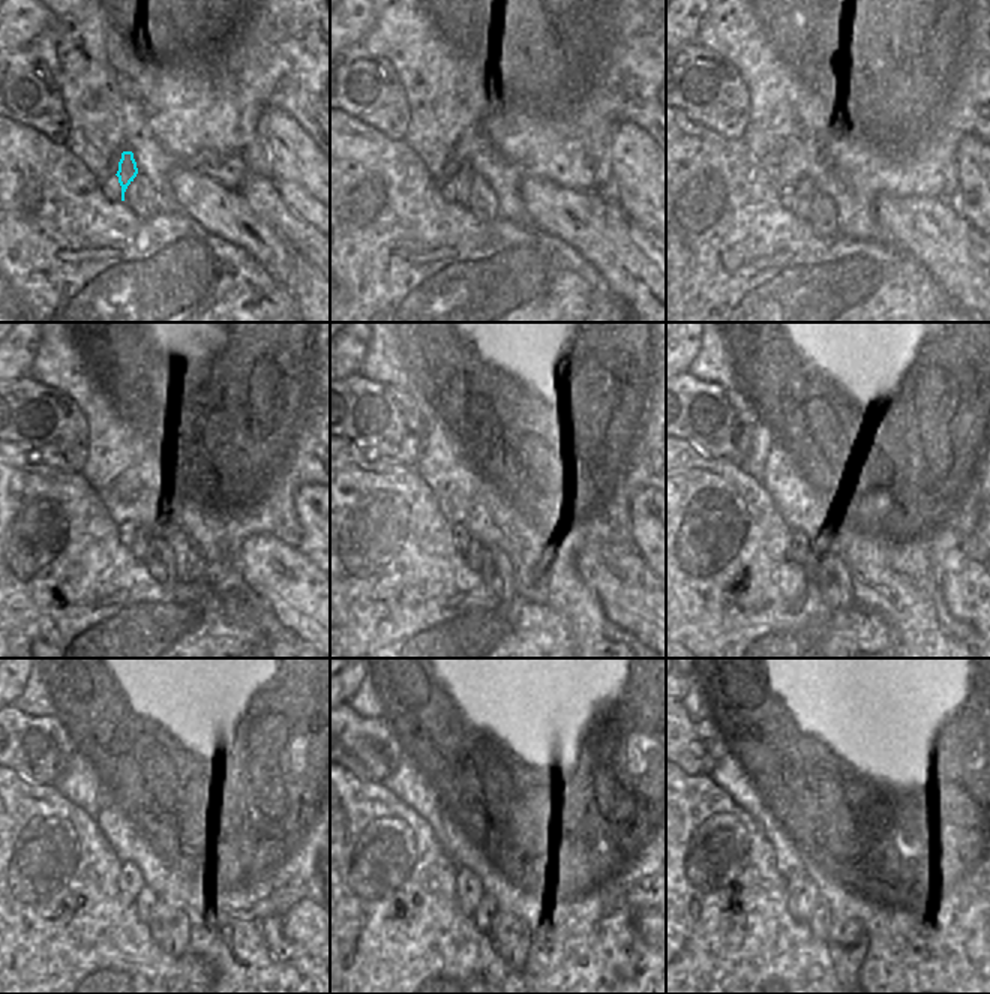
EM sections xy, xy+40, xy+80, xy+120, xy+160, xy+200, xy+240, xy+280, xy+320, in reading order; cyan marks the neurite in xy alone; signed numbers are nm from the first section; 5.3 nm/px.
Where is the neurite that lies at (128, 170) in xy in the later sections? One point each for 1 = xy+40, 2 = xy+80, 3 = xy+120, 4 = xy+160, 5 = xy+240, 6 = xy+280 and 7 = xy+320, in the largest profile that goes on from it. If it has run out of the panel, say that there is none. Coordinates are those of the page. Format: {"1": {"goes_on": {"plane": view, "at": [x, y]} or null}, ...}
{"1": {"goes_on": {"plane": "xy+40", "at": [464, 177]}}, "2": {"goes_on": {"plane": "xy+80", "at": [800, 204]}}, "3": {"goes_on": {"plane": "xy+120", "at": [140, 547]}}, "4": {"goes_on": {"plane": "xy+160", "at": [476, 550]}}, "5": {"goes_on": {"plane": "xy+240", "at": [146, 901]}}, "6": {"goes_on": {"plane": "xy+280", "at": [486, 907]}}, "7": {"goes_on": {"plane": "xy+320", "at": [819, 922]}}}

